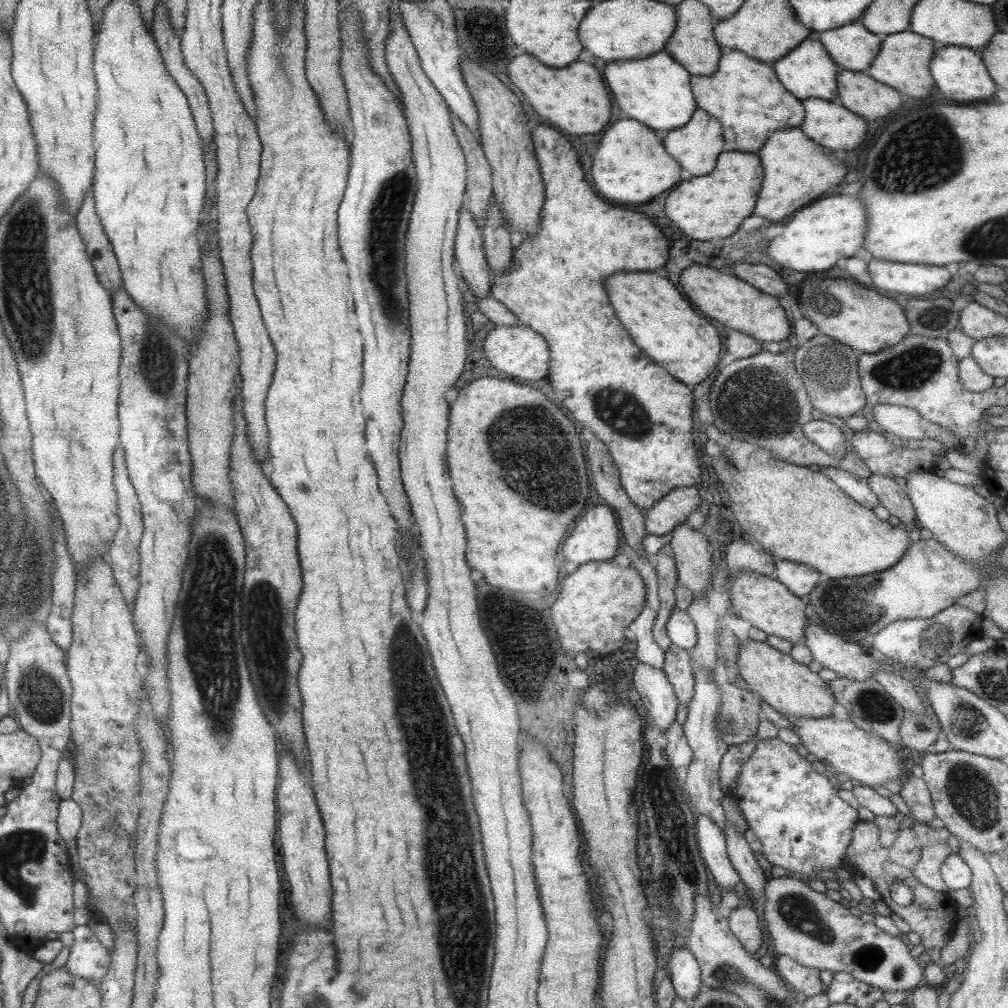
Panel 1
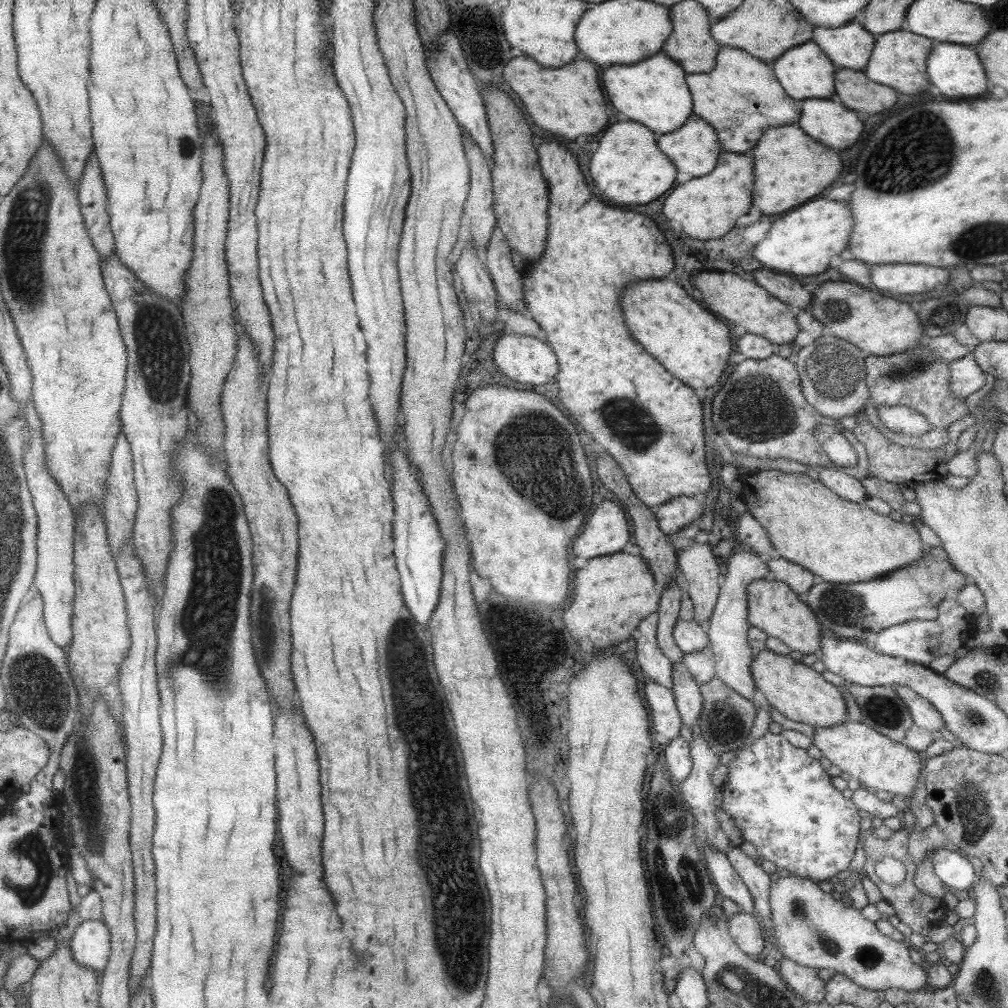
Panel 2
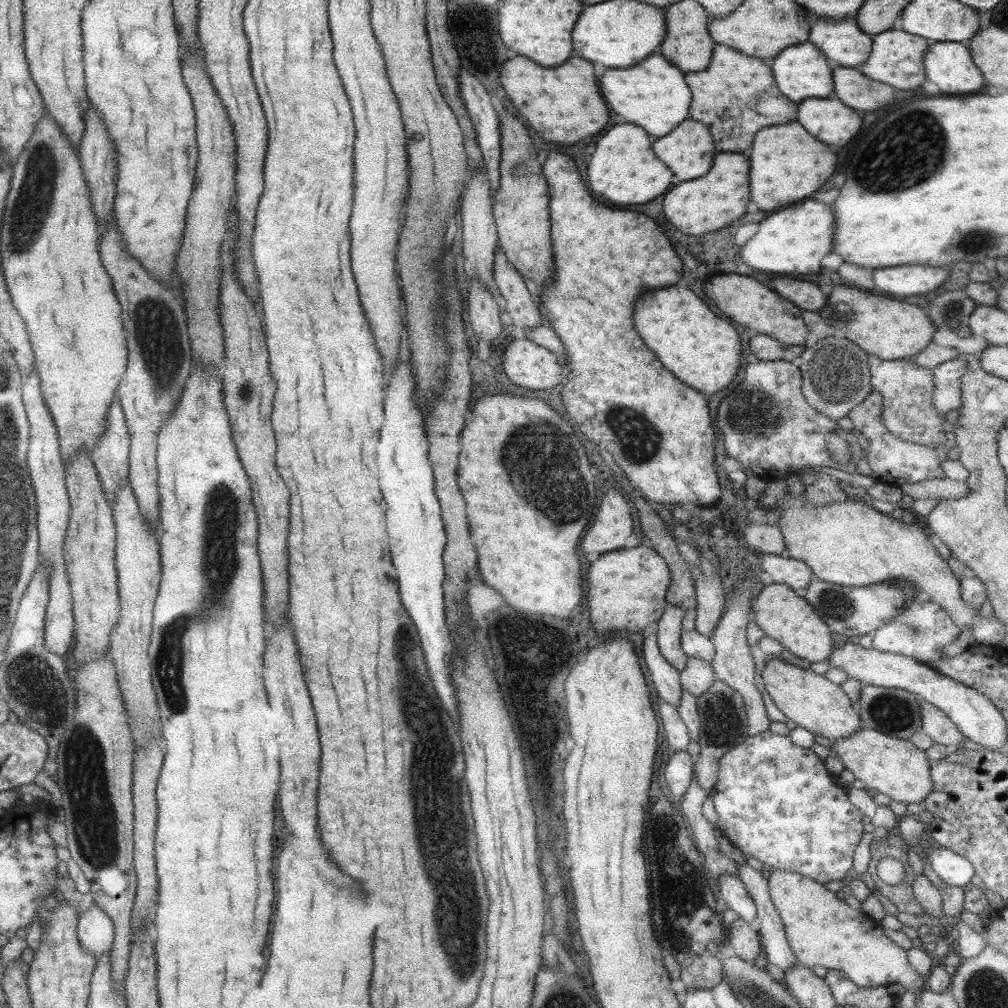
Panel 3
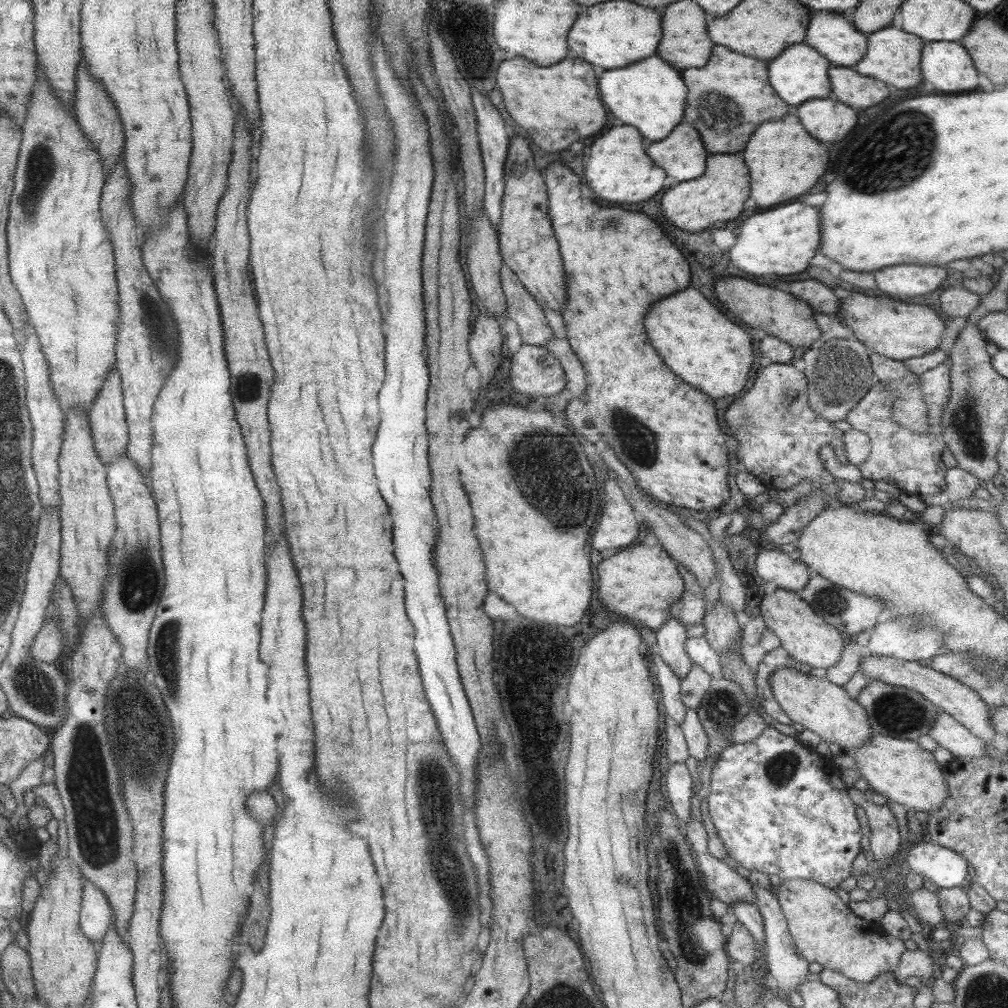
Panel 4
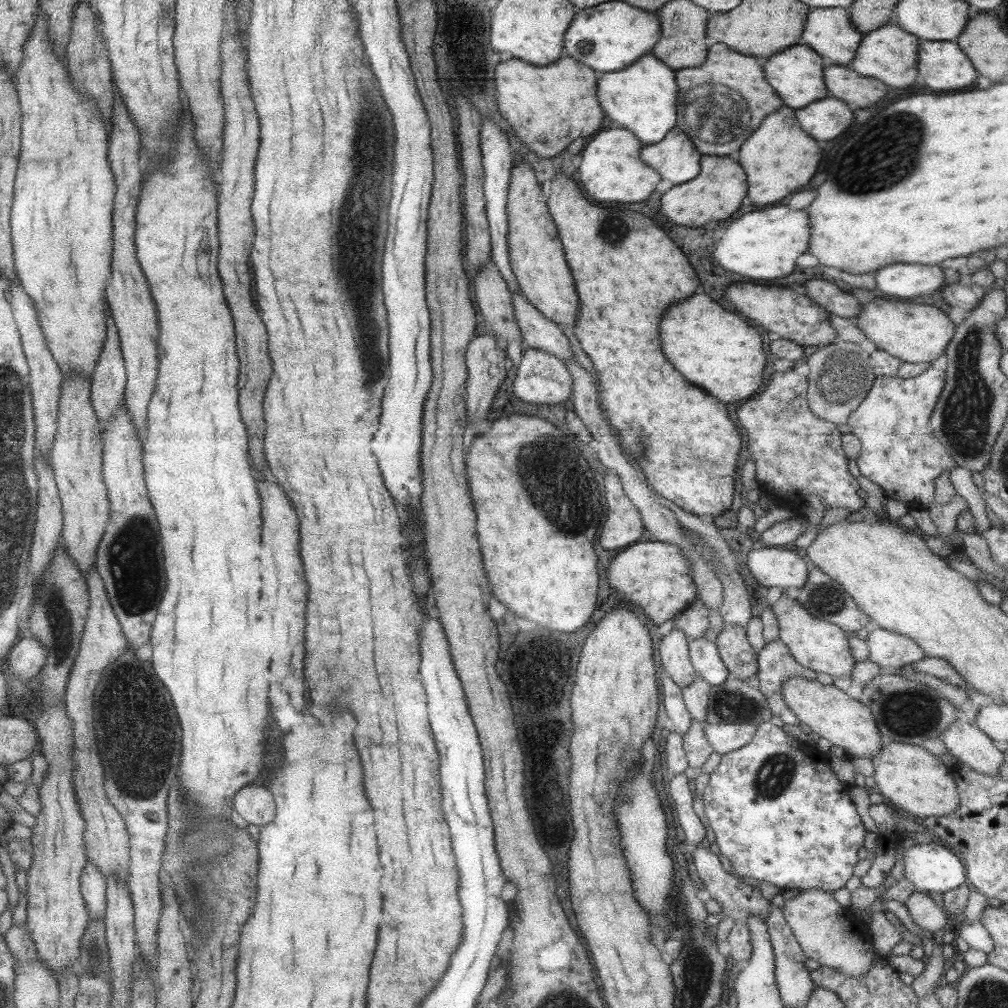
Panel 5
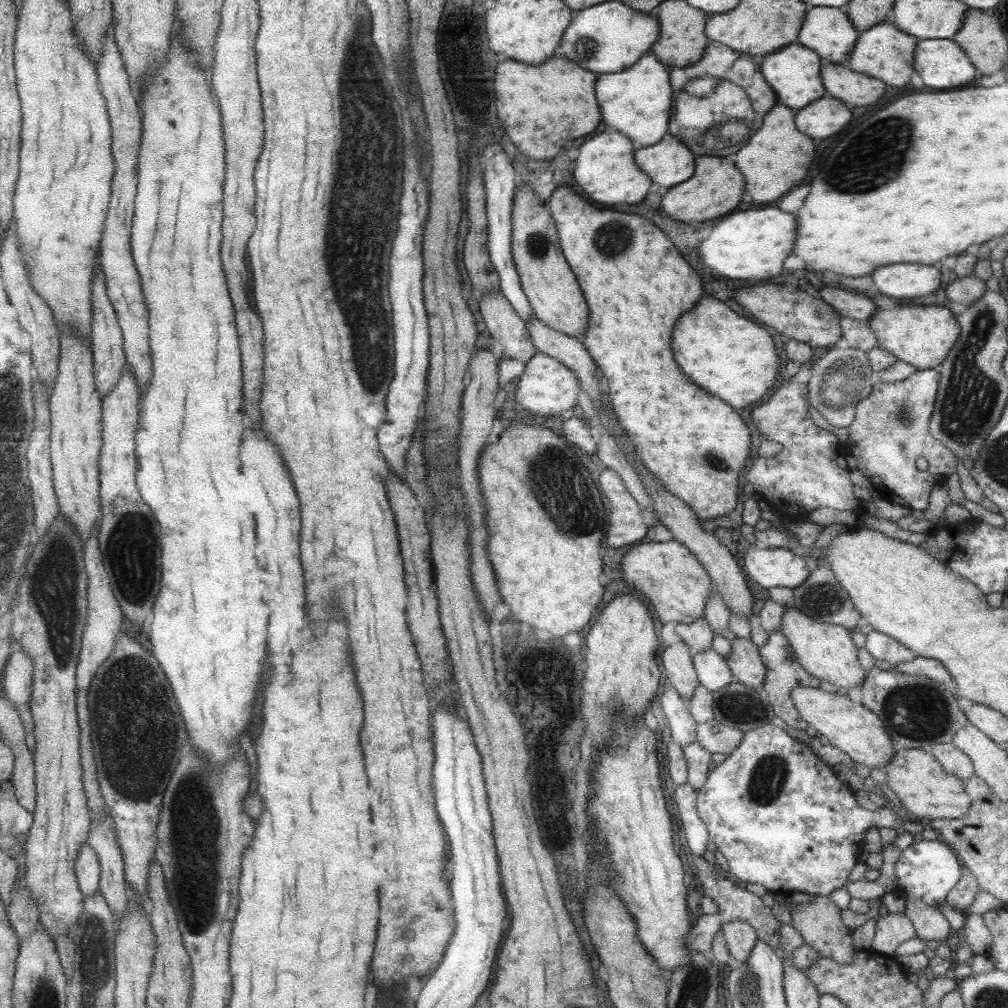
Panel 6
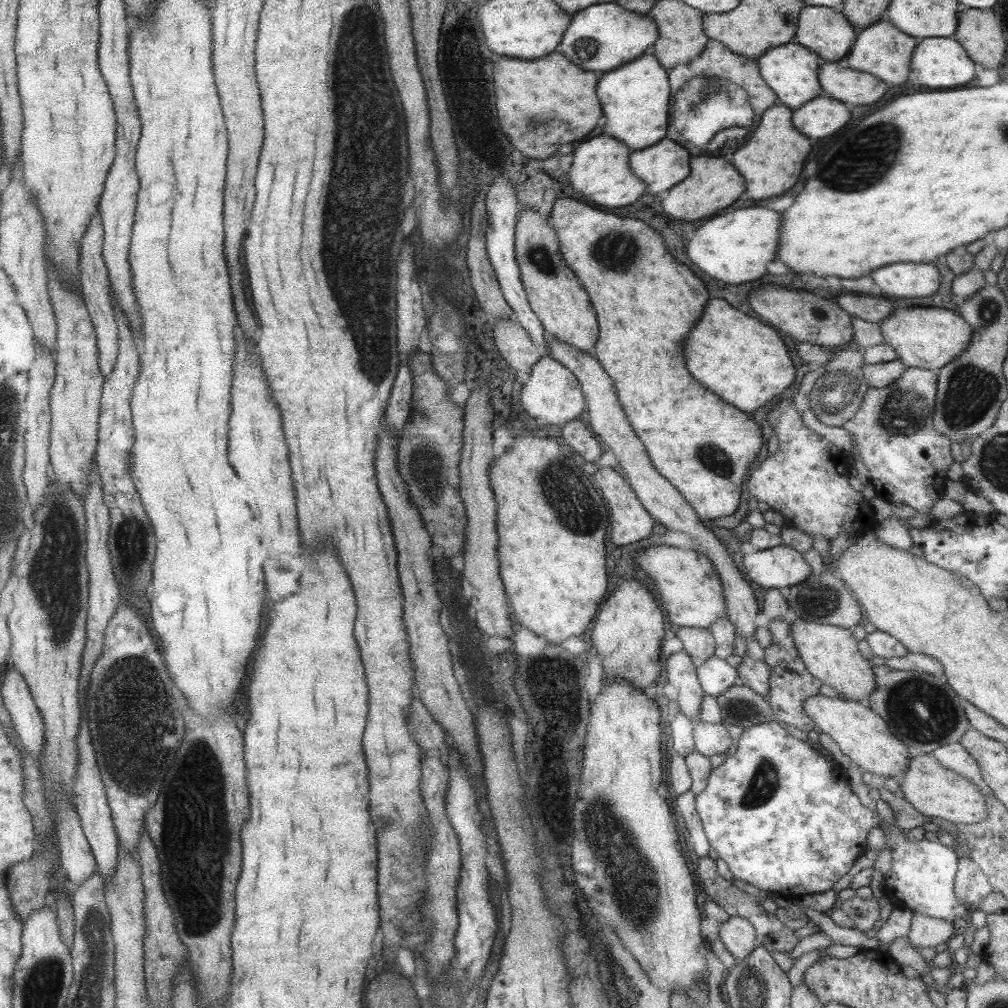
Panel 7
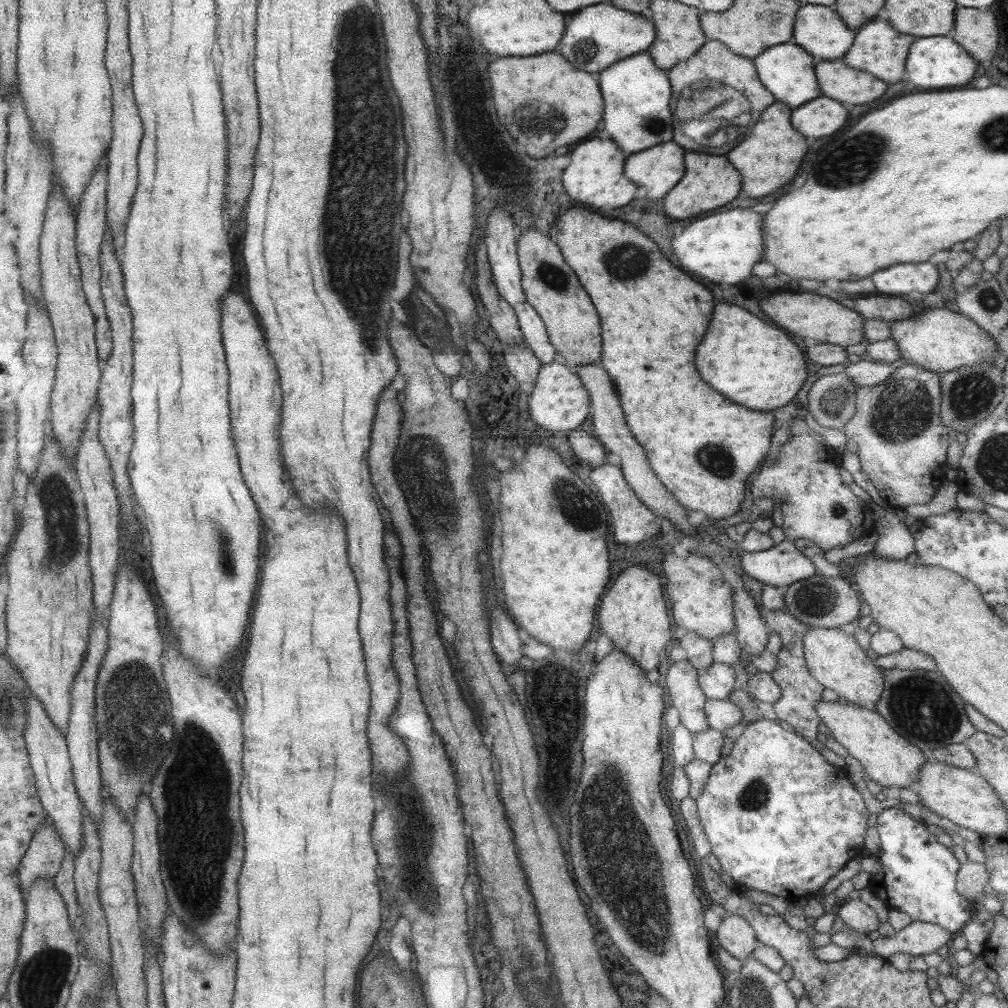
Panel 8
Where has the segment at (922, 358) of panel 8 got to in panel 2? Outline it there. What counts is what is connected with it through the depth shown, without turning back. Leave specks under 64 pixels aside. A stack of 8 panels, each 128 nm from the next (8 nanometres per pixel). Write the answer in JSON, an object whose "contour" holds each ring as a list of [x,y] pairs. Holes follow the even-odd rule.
{"contour":[[[829,280],[813,290],[804,310],[829,328],[833,336],[850,342],[869,355],[887,356],[921,345],[922,330],[913,306],[879,294],[881,292],[874,293],[851,282]]]}

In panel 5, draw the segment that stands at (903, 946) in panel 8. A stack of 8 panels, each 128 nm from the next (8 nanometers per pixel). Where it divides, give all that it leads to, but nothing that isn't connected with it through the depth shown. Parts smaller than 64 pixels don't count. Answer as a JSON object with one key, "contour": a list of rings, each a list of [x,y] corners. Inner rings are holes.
{"contour":[[[913,891],[904,902],[913,922],[924,934],[934,938],[943,931],[947,922],[946,913],[928,894]]]}

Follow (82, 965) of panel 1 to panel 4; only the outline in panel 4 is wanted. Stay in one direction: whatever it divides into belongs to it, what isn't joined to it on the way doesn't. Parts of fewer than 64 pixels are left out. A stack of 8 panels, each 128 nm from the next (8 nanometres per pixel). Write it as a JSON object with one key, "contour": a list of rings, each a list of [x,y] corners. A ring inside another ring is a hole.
{"contour":[[[88,880],[82,887],[78,923],[82,933],[92,943],[94,940],[102,940],[108,926],[112,924],[112,910],[106,896]]]}

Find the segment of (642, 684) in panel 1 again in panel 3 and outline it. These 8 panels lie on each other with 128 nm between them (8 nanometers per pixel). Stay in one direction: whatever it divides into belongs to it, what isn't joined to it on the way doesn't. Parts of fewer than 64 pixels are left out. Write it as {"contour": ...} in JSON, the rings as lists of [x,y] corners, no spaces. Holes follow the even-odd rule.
{"contour":[[[657,697],[657,716],[663,726],[663,737],[672,751],[686,750],[690,740],[688,730],[677,714],[676,708]]]}

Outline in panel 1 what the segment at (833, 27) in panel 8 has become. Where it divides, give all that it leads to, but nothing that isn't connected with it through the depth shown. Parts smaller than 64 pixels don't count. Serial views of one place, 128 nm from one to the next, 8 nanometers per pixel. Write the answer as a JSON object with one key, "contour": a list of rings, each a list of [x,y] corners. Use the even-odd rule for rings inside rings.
{"contour":[[[859,21],[819,34],[819,42],[825,46],[831,60],[853,72],[867,70],[879,52],[882,42],[879,38],[882,37],[869,33]]]}

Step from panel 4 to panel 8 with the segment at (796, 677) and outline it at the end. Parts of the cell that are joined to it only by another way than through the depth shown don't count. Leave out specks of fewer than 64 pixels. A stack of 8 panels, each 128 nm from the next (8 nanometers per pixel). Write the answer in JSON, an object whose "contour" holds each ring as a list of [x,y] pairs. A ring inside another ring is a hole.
{"contour":[[[822,700],[814,704],[814,709],[822,729],[861,763],[870,780],[882,787],[898,788],[911,787],[917,780],[918,770],[927,762],[922,750],[899,736],[877,711],[850,702],[839,704],[837,701]]]}

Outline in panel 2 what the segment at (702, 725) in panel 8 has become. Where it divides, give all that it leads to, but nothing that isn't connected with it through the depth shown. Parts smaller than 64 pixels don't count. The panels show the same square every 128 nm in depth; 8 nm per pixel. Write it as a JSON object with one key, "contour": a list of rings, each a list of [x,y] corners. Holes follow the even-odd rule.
{"contour":[[[677,582],[667,584],[661,592],[658,604],[658,621],[656,624],[656,641],[662,654],[671,662],[677,664],[684,657],[684,652],[679,650],[672,637],[672,630],[678,621],[681,590]]]}

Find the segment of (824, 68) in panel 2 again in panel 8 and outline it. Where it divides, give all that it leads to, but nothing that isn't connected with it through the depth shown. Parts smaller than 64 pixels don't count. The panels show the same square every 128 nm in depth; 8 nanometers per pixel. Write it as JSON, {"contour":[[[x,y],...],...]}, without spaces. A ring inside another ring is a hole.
{"contour":[[[785,42],[779,46],[771,46],[753,59],[753,65],[760,83],[775,96],[775,100],[791,108],[797,108],[819,96],[819,88],[817,88],[815,72],[813,72],[813,60],[797,44]]]}

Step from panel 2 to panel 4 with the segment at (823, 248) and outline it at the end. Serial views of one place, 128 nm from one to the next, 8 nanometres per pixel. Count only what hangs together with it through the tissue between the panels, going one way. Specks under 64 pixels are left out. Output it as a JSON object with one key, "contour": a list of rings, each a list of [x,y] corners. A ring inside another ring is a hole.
{"contour":[[[791,202],[749,216],[741,224],[741,234],[733,250],[729,250],[729,260],[737,268],[755,276],[797,274],[809,266],[809,260],[819,248],[819,240],[819,208],[811,208],[801,202]]]}

